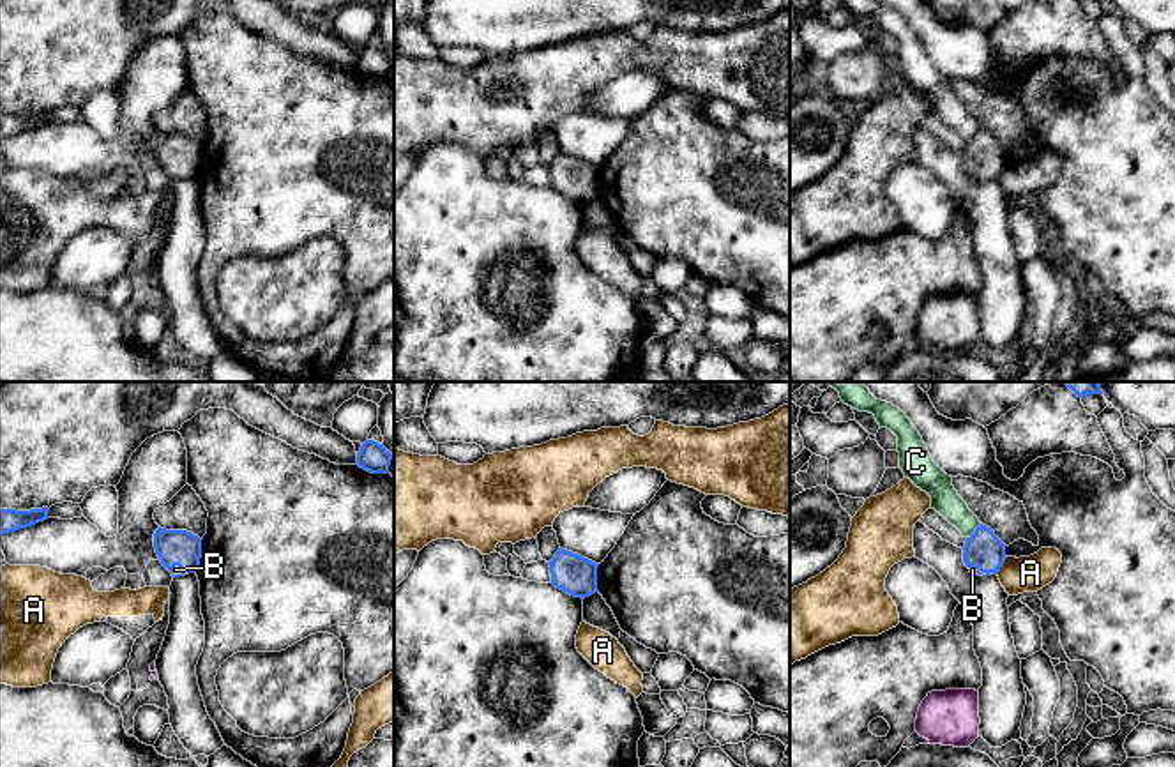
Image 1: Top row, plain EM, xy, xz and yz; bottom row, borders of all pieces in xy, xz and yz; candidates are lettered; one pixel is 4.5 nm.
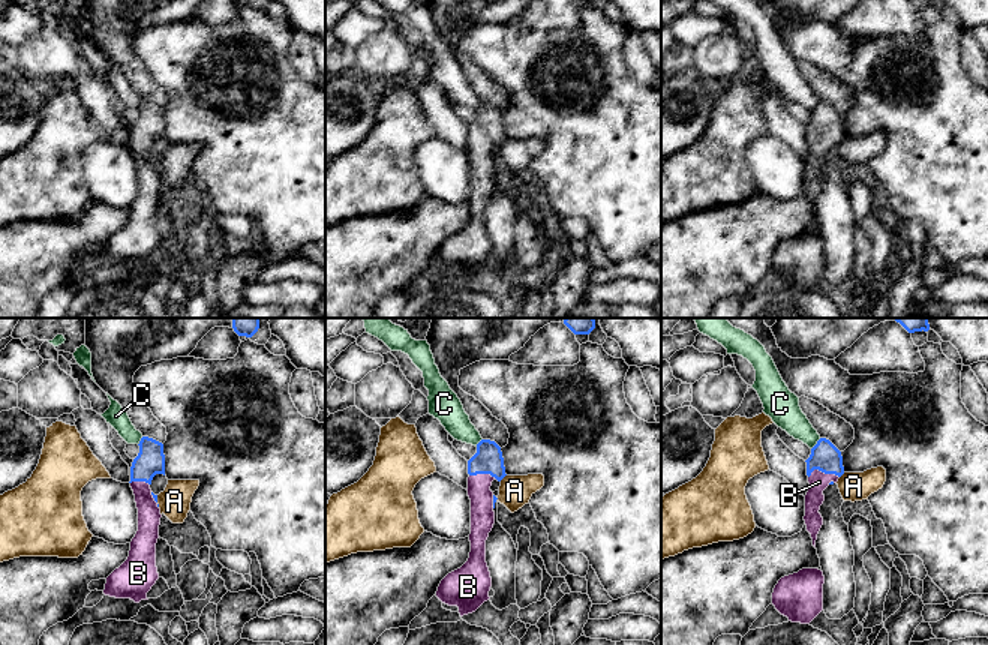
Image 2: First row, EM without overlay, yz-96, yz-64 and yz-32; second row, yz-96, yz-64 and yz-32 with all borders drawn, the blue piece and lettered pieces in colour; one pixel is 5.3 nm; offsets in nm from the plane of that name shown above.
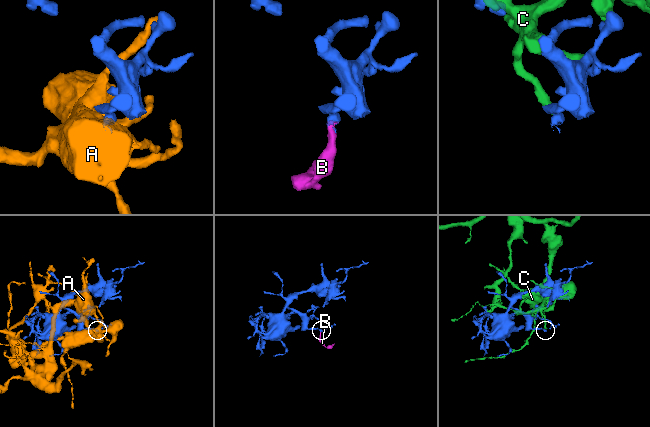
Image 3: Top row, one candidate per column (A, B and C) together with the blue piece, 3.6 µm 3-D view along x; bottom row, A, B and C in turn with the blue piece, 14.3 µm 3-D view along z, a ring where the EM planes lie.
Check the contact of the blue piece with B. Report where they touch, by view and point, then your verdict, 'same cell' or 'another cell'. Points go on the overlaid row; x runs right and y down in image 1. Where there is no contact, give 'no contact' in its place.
meets blue in yz at (981, 571); same cell

